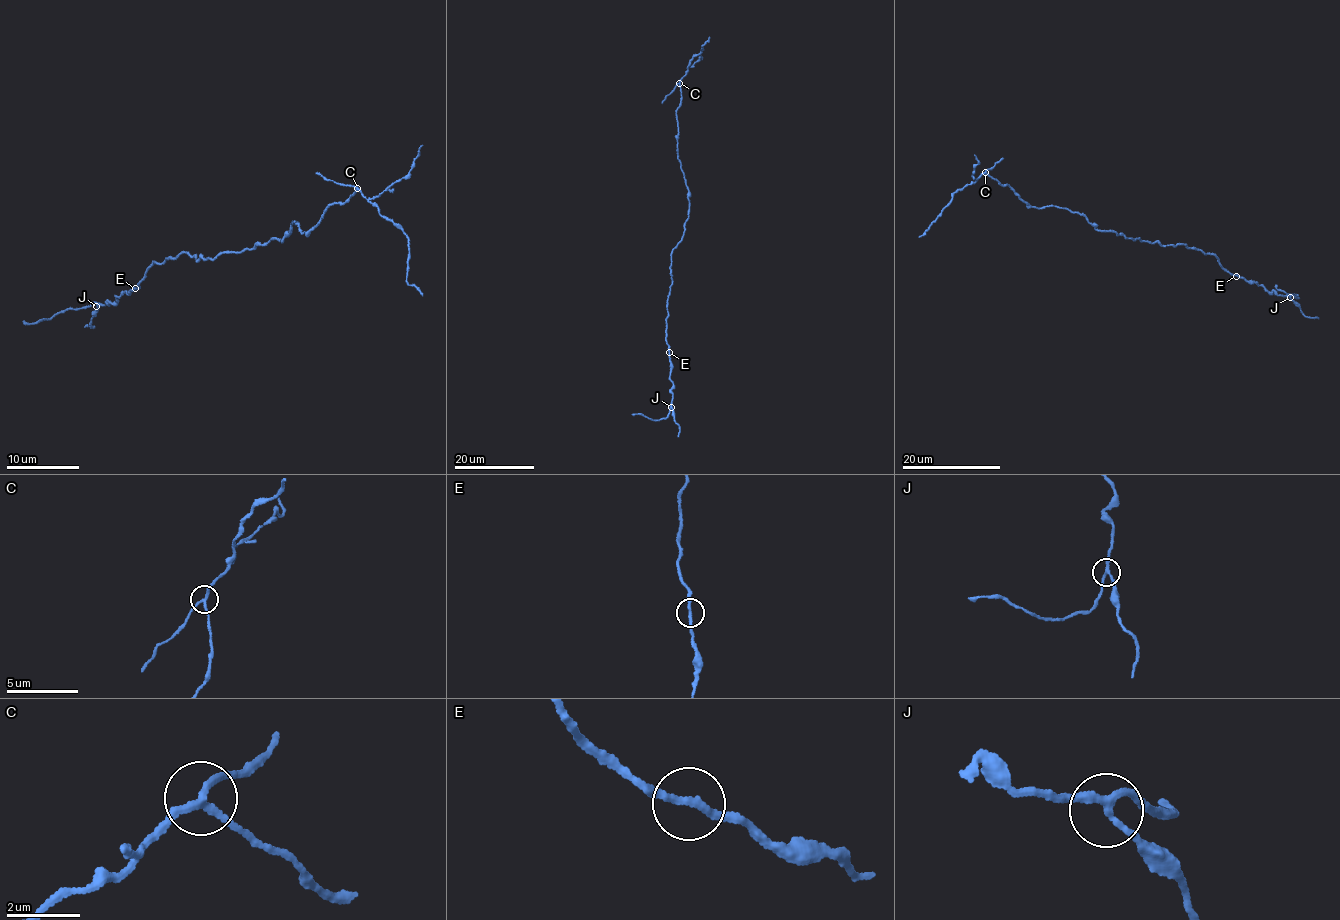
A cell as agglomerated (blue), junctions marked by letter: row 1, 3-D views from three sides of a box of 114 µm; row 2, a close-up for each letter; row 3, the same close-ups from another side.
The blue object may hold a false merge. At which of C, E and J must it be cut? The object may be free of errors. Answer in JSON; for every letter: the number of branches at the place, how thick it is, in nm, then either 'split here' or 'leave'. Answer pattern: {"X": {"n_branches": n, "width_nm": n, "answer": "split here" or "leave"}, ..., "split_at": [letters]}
{"C": {"n_branches": 3, "width_nm": 180, "answer": "split here"}, "E": {"n_branches": 2, "width_nm": 200, "answer": "leave"}, "J": {"n_branches": 3, "width_nm": 200, "answer": "leave"}, "split_at": ["C"]}

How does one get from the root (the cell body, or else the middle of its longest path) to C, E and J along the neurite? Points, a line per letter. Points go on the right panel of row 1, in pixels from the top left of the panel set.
C: (1125, 236), (1114, 231), (1099, 231), (1082, 215), (1065, 208), (1053, 205), (1031, 207), (1009, 187), (985, 172)
E: (1125, 236), (1159, 242), (1163, 246), (1184, 244), (1197, 248), (1205, 254), (1212, 254), (1219, 264), (1236, 276)
J: (1125, 236), (1163, 246), (1197, 248), (1212, 254), (1234, 275), (1290, 297)

